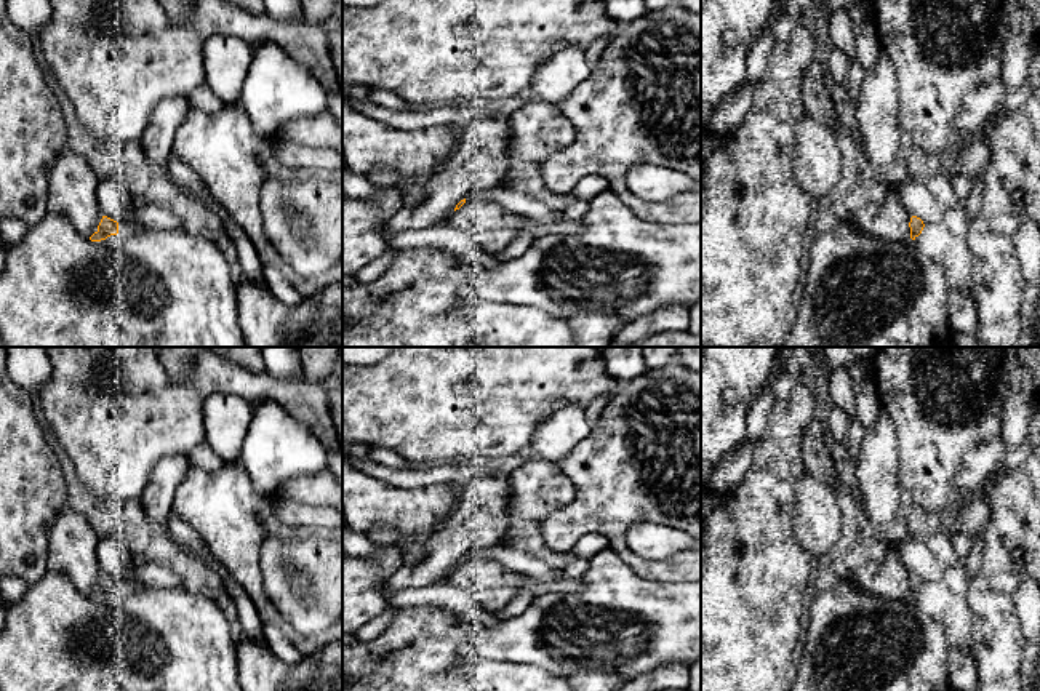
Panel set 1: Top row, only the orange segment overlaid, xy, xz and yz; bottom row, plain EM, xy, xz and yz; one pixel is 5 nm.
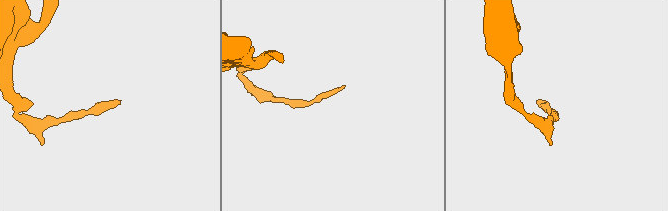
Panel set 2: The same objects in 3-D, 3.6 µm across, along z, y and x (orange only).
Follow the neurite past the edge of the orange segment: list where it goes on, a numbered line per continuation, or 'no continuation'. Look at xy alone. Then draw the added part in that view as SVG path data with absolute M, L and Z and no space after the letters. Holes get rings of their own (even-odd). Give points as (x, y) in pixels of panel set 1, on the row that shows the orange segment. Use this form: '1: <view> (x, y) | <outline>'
1: xy (127, 231) | M130 221L118 226L120 240L133 240L138 232L141 232L141 224L138 222Z

